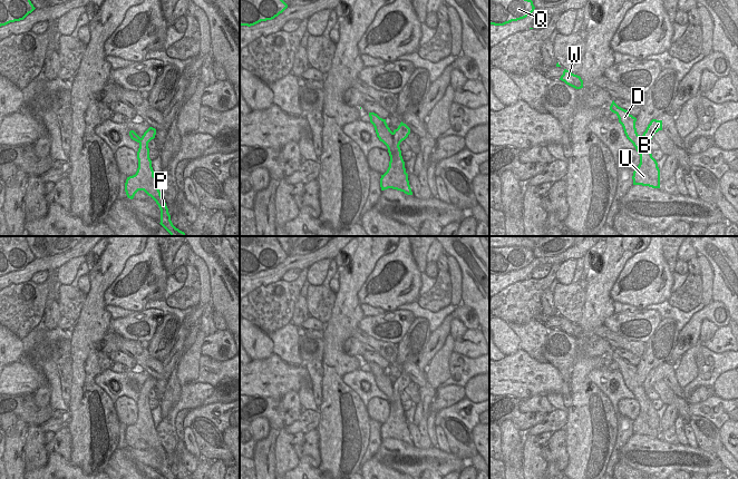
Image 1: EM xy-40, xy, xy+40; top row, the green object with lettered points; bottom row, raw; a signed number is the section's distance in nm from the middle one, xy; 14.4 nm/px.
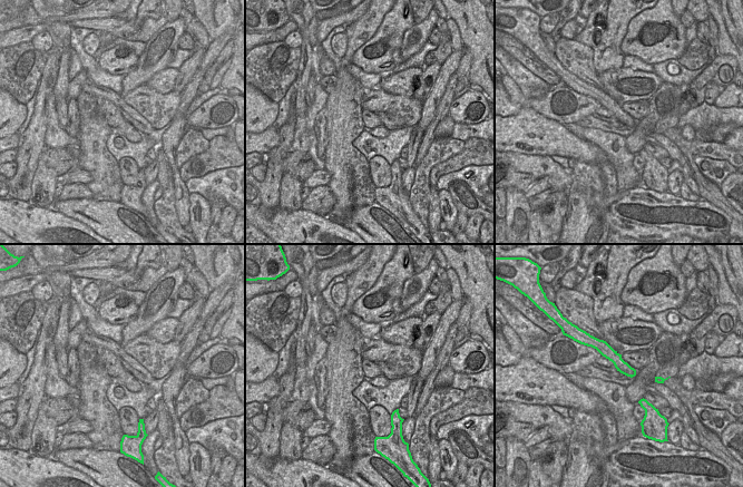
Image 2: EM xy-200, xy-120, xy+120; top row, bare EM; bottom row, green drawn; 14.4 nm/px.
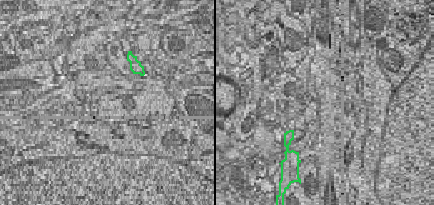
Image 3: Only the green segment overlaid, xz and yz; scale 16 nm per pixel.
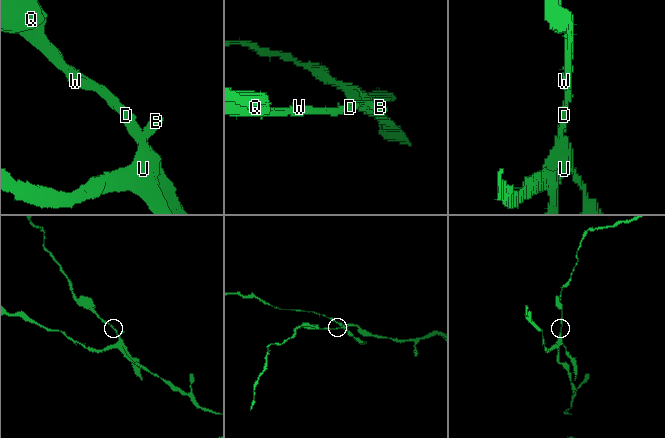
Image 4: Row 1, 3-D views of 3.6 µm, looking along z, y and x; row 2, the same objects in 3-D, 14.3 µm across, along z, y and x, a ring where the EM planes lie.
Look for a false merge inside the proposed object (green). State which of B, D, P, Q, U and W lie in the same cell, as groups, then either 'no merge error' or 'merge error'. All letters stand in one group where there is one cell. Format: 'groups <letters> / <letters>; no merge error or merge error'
groups B P U / D Q W; merge error

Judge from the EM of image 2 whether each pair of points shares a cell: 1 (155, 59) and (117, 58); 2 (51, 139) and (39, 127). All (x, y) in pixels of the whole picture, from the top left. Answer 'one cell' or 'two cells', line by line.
1: two cells
2: two cells

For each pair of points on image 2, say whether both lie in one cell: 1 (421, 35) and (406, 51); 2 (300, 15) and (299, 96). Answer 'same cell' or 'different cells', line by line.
1: same cell
2: same cell

